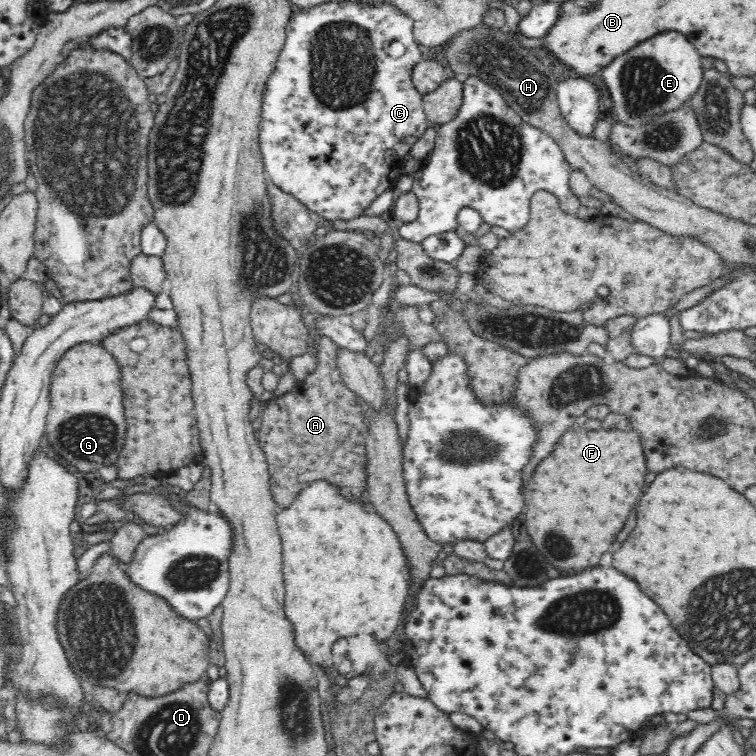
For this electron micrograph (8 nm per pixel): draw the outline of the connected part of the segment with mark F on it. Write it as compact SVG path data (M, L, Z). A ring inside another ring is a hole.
M574 426L568 431L564 431L561 437L554 444L554 448L547 453L544 459L539 461L534 469L534 474L528 482L527 490L523 493L524 497L524 522L526 522L526 528L528 528L528 534L532 538L532 542L536 544L536 548L546 556L546 560L558 568L588 568L588 566L594 566L600 562L600 554L604 554L608 550L608 544L614 542L614 536L622 530L634 502L638 500L644 484L646 484L646 455L645 448L642 446L642 435L640 432L634 429L604 429L600 427L597 430L586 430L586 428L580 426Z

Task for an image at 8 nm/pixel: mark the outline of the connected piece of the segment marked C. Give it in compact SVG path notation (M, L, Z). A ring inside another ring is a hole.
M327 3L294 13L288 25L285 44L281 55L278 56L276 70L268 79L263 94L259 133L265 173L275 187L295 198L308 211L318 215L329 224L334 220L344 220L344 222L354 220L360 214L364 214L366 208L370 208L370 204L380 194L393 189L402 175L402 168L409 160L414 144L420 140L428 128L428 119L423 107L423 95L414 88L411 81L412 69L423 59L418 49L419 44L413 34L412 20L388 4Z

